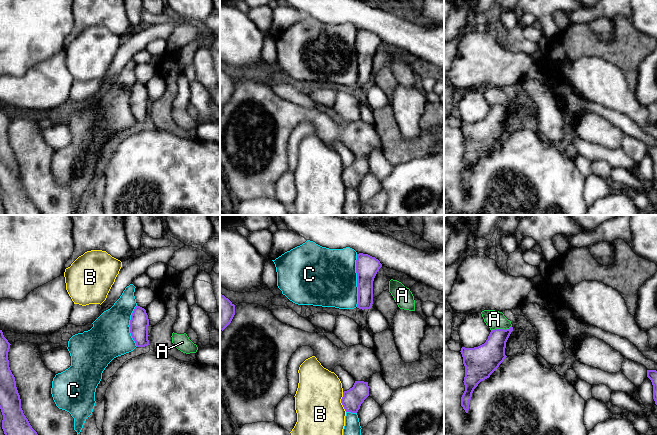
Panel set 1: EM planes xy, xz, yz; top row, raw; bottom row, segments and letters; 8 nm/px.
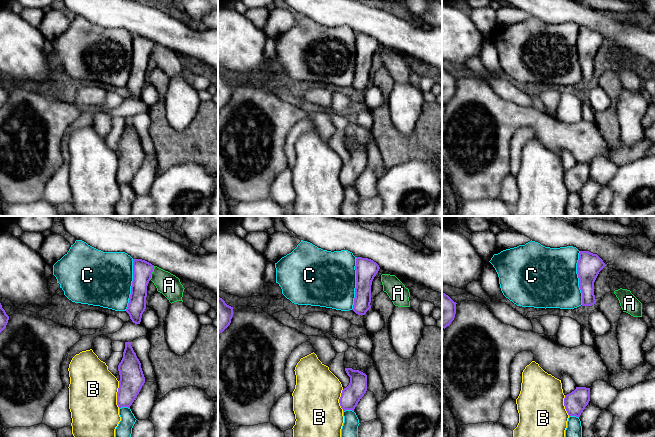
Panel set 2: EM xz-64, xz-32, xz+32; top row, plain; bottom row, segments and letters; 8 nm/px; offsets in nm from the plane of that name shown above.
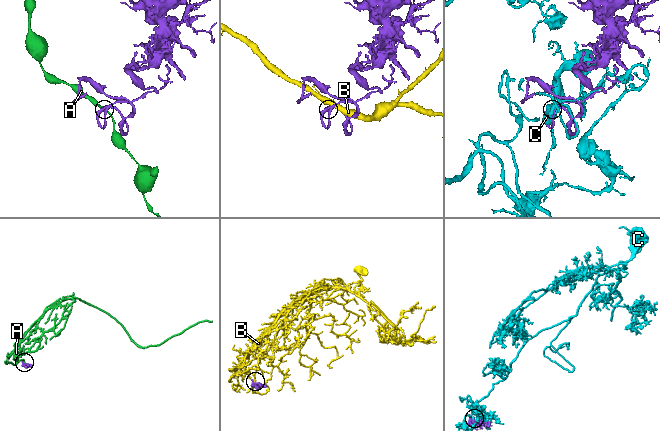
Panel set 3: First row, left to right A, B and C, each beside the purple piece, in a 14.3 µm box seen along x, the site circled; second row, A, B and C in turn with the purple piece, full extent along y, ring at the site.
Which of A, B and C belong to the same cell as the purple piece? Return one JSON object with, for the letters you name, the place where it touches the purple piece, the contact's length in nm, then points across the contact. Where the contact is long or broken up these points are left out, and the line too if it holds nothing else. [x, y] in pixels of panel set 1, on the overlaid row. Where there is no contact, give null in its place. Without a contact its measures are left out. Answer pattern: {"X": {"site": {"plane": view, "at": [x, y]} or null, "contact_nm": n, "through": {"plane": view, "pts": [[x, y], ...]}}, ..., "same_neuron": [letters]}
{"C": {"site": {"plane": "xz", "at": [357, 280]}, "contact_nm": 420}, "same_neuron": ["C"]}

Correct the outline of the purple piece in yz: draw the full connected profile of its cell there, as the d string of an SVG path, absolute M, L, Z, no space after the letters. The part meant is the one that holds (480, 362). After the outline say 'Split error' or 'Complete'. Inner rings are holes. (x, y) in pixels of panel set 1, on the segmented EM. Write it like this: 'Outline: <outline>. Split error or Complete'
Outline: M509 329L492 330L486 342L474 348L461 348L463 364L465 366L465 391L461 397L461 406L468 413L469 404L474 389L481 381L489 378L507 357L505 355L506 342L513 331Z. Complete

